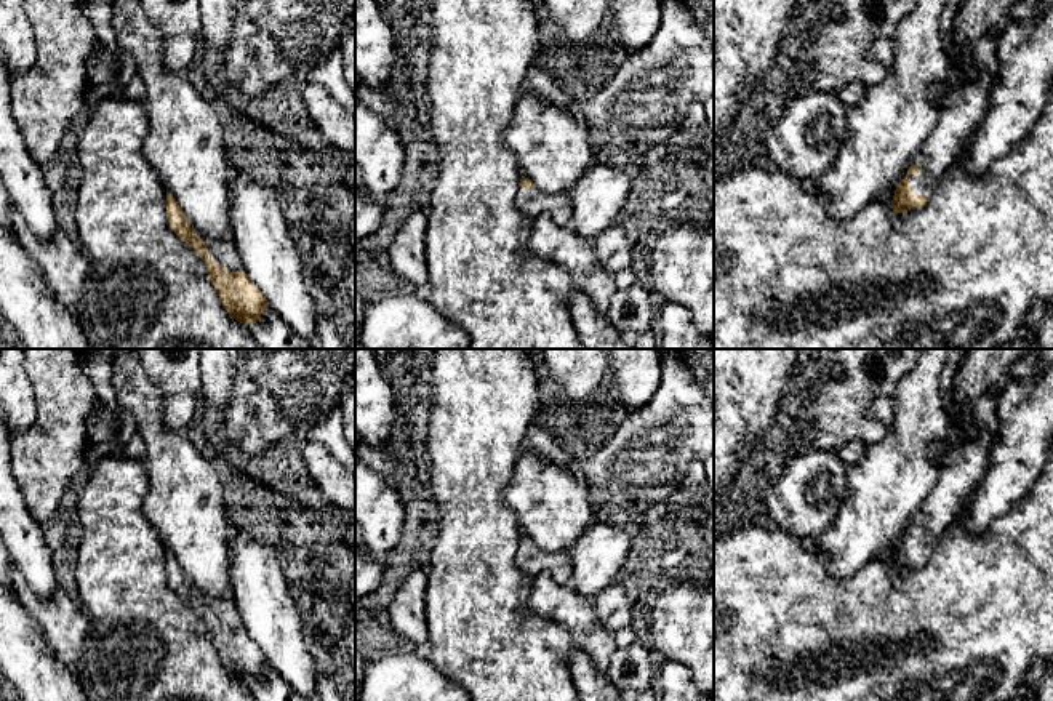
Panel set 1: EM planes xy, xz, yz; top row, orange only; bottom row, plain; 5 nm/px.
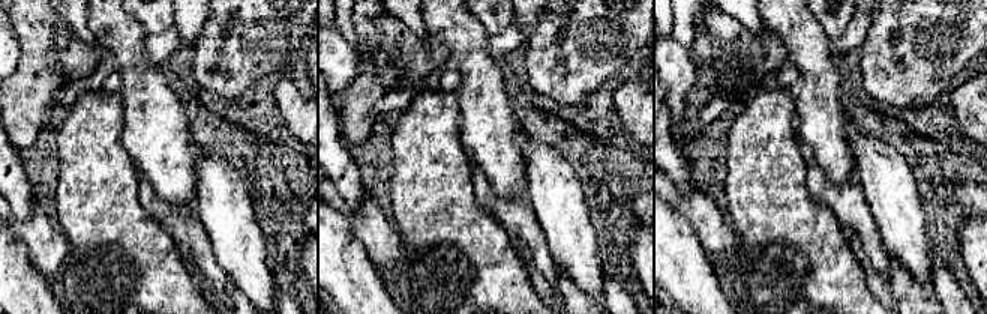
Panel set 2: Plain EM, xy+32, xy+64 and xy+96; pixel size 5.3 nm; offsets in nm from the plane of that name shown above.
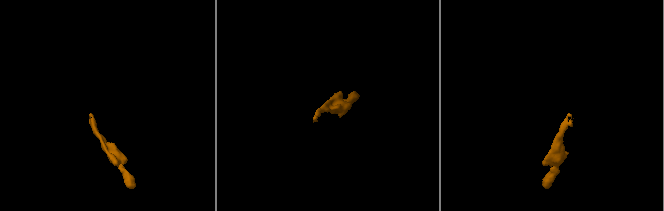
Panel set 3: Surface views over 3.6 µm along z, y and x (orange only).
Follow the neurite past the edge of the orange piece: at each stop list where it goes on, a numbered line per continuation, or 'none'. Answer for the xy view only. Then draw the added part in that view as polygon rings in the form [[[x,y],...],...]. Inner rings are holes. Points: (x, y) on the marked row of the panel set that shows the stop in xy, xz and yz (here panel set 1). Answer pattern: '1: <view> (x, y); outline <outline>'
1: xy (224, 252); outline [[[192,227],[192,230],[195,235],[198,235],[205,242],[211,258],[218,264],[221,264],[222,267],[226,267],[230,272],[243,270],[240,254],[238,254],[238,250],[235,246],[235,242],[232,240],[232,237],[208,238],[206,235],[200,234],[195,227]]]

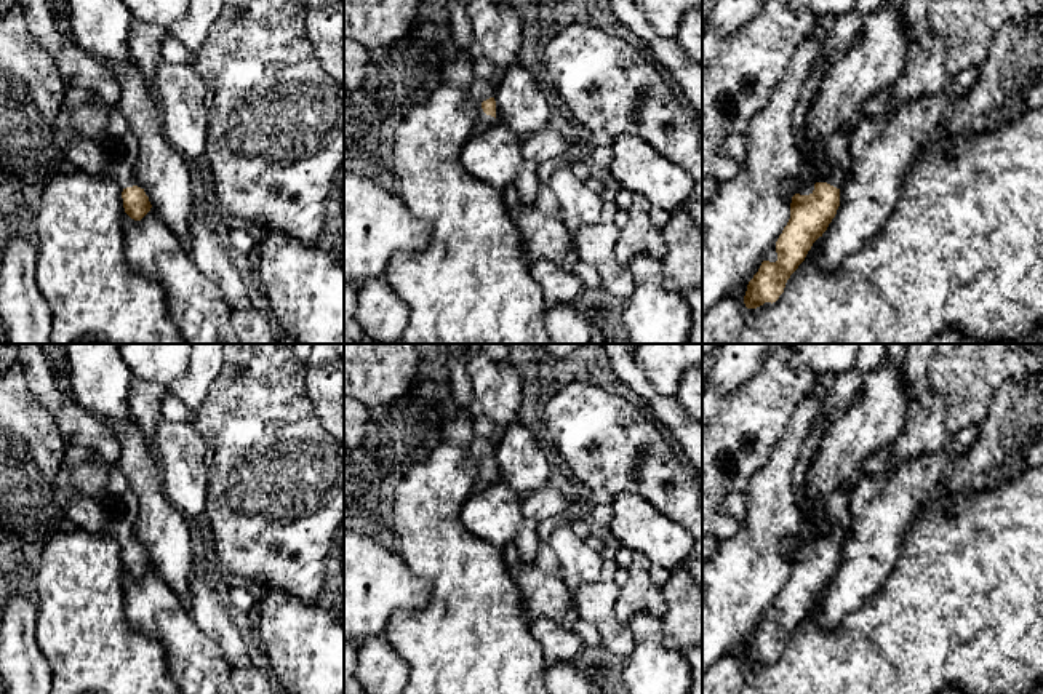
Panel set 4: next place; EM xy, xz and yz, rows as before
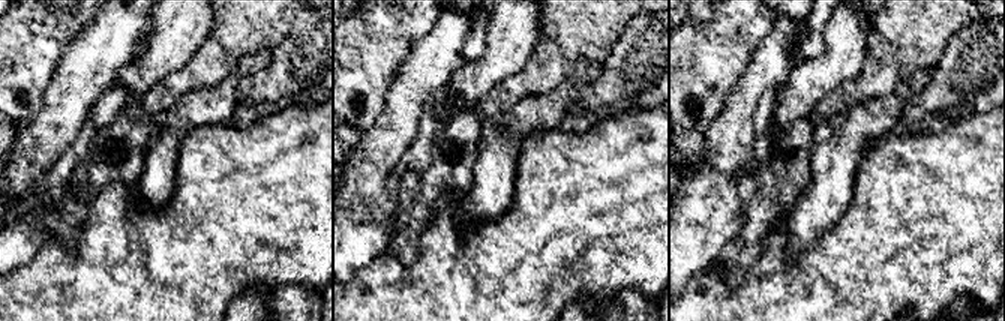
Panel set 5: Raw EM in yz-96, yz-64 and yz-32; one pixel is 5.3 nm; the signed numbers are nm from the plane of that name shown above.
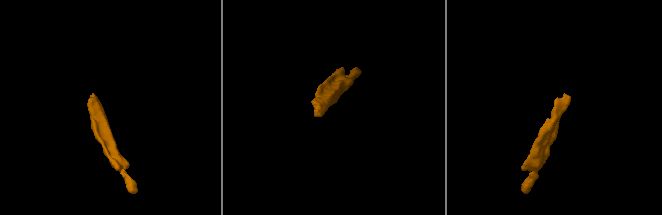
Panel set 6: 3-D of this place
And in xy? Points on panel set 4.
1: xy (99, 141); outline [[[67,86],[56,125],[66,138],[64,154],[74,170],[109,177],[123,190],[138,184],[134,163],[139,154],[138,138],[118,107],[85,88]]]

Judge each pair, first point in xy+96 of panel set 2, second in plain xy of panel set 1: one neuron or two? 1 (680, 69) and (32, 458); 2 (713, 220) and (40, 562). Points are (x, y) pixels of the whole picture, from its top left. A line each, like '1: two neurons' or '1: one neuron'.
1: two neurons
2: two neurons

